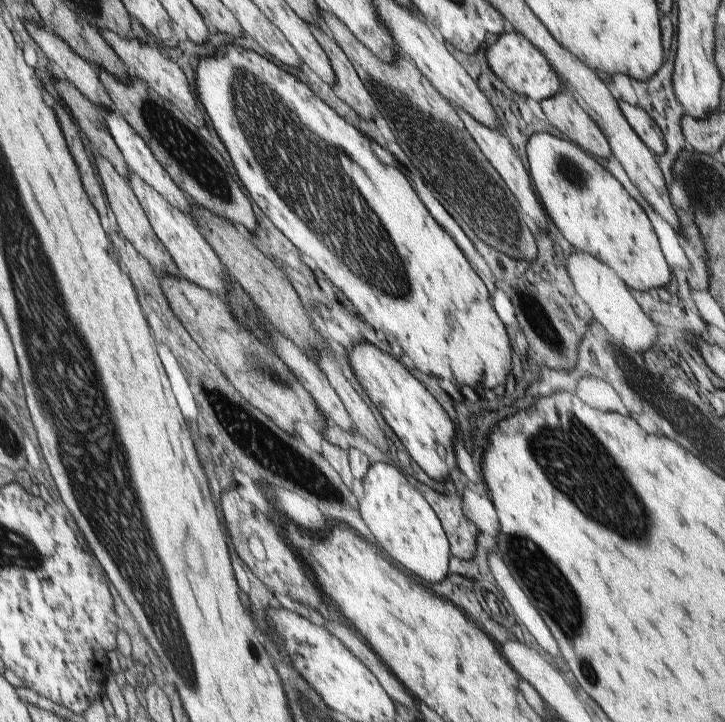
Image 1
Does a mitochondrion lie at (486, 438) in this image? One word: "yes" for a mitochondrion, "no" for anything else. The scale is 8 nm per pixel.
no

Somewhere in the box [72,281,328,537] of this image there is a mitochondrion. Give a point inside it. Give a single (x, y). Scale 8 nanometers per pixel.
(270, 373)

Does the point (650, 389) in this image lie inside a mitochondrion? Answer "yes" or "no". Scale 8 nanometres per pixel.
yes

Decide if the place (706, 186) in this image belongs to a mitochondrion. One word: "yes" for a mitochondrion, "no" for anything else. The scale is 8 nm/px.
yes

